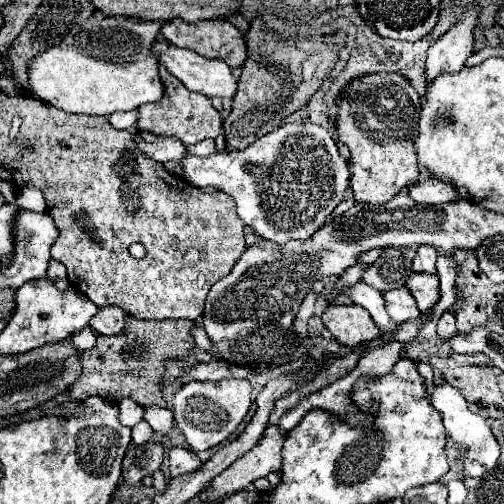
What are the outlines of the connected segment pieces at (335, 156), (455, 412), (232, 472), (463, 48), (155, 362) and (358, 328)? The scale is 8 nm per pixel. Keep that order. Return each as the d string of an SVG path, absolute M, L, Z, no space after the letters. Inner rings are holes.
M311 122L283 124L245 150L223 150L209 156L189 154L187 146L179 144L179 140L171 140L171 136L133 132L133 140L135 146L155 162L165 164L179 160L179 164L183 164L183 178L193 186L211 186L227 192L237 204L239 218L251 226L257 236L275 244L311 238L343 200L351 178L349 164L339 154L337 142L323 126Z
M443 382L441 386L435 386L431 402L441 412L447 434L463 448L463 458L465 458L463 460L463 476L465 478L479 478L485 472L493 470L497 466L499 456L501 456L501 446L491 430L491 424L485 418L481 418L479 414L473 414L467 406L467 400L463 400L463 396L459 394L459 390L449 386L447 382Z
M269 426L261 442L251 448L247 454L237 458L227 470L223 470L211 486L201 494L201 500L217 500L225 494L235 494L245 490L257 478L265 478L269 472L281 470L281 448L289 432L279 426Z
M471 4L467 12L463 12L461 20L453 28L449 28L427 52L425 76L431 82L441 72L459 72L465 66L465 60L475 52L473 30L479 16L479 4Z
M129 316L121 334L117 336L97 336L97 342L91 350L79 352L81 358L81 376L67 388L73 400L83 400L87 396L101 396L111 404L119 404L123 398L133 398L143 408L149 406L167 406L163 388L165 388L165 362L169 360L185 360L195 348L195 338L191 330L195 328L193 320L139 320Z
M355 304L329 306L323 314L323 324L337 338L337 342L349 348L381 336L381 330L375 328L375 322L371 320L371 316L367 316L367 310Z

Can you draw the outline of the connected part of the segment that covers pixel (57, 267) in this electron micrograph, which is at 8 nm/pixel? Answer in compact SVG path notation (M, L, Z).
M49 260L49 268L47 268L47 278L49 280L65 280L67 278L67 270L59 260Z

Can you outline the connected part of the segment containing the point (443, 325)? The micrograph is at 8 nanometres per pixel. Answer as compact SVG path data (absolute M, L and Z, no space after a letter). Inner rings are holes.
M445 312L443 316L441 316L441 320L437 322L437 336L439 336L439 340L447 340L447 336L457 336L459 332L457 332L457 328L455 328L455 314L451 314L451 312Z

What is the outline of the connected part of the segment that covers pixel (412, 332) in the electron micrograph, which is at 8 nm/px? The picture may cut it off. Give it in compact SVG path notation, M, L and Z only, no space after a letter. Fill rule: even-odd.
M421 314L421 318L417 318L417 320L403 322L397 334L383 334L383 338L393 338L393 340L399 340L399 342L411 342L411 340L417 336L417 330L419 330L419 326L421 326L421 320L425 320L423 314Z

